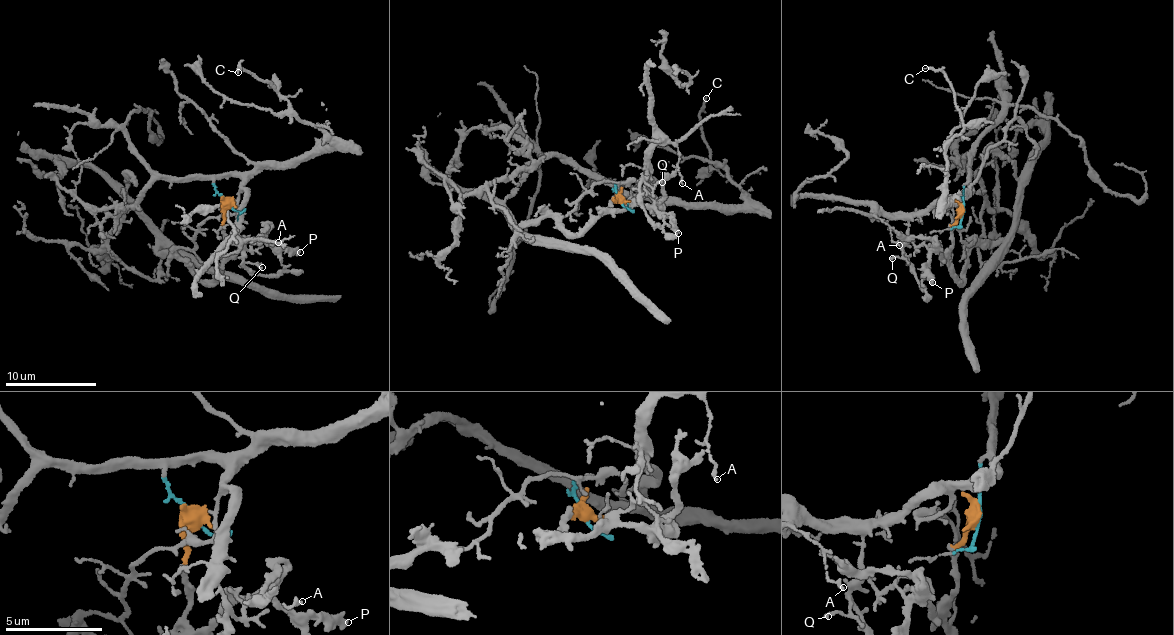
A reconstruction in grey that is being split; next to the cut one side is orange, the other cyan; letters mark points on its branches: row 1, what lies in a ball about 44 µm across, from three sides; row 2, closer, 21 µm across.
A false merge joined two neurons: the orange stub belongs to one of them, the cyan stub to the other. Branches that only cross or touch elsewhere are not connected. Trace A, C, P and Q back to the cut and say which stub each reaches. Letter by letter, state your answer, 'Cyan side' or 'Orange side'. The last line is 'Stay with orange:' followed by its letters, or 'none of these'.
A: Cyan side
C: Cyan side
P: Orange side
Q: Cyan side
Stay with orange: P

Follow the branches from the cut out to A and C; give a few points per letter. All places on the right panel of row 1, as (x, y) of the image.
A: (963, 210), (965, 184), (969, 189), (959, 196), (942, 196), (924, 209), (875, 216), (884, 220), (899, 245)
C: (963, 210), (965, 184), (969, 187), (955, 207), (944, 197), (944, 153), (962, 125), (944, 74), (924, 68)

